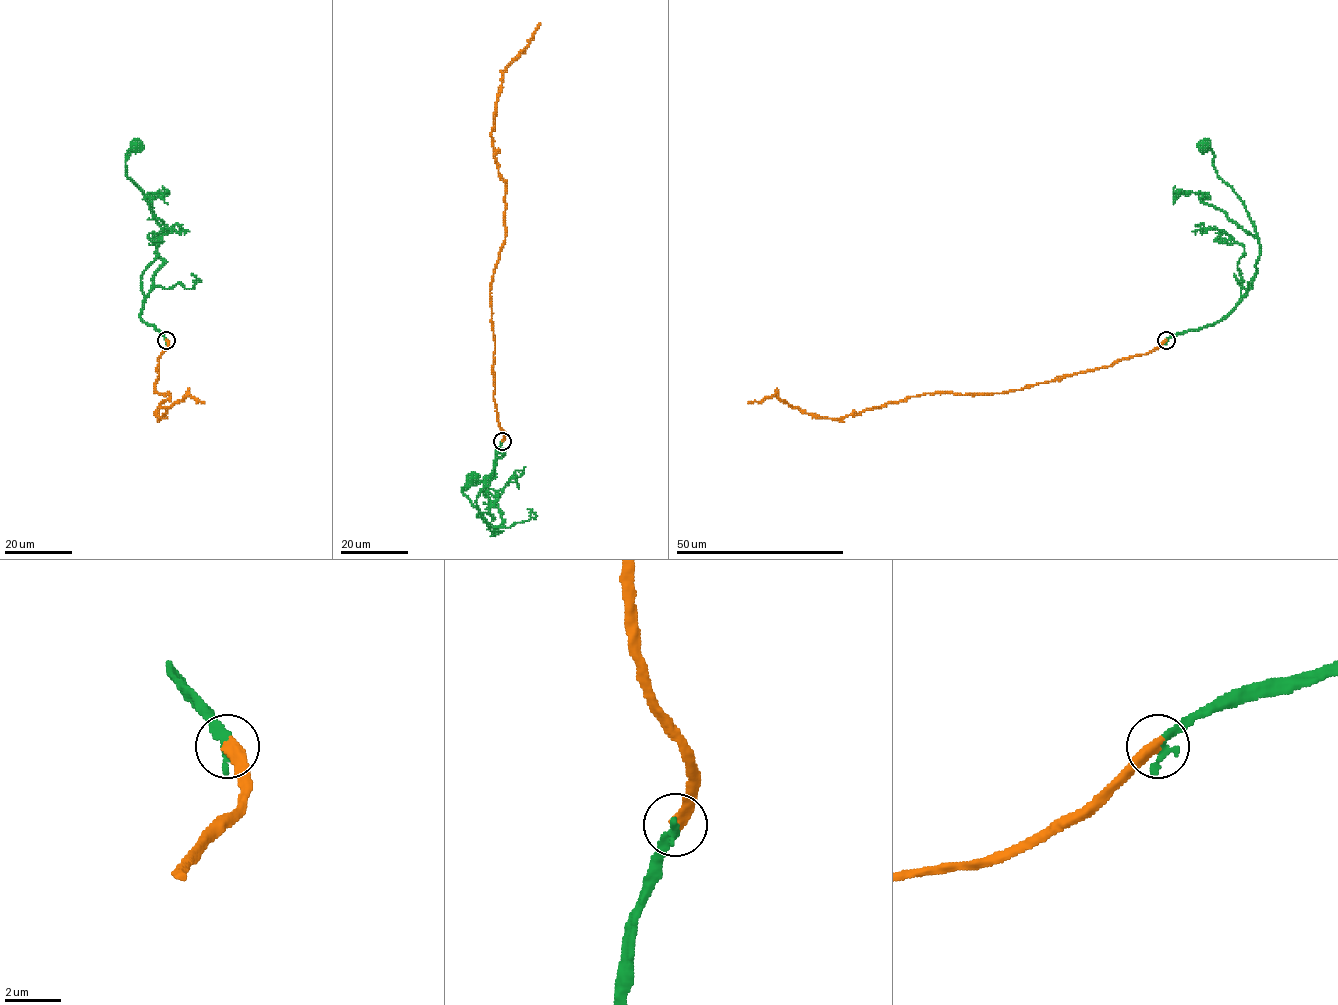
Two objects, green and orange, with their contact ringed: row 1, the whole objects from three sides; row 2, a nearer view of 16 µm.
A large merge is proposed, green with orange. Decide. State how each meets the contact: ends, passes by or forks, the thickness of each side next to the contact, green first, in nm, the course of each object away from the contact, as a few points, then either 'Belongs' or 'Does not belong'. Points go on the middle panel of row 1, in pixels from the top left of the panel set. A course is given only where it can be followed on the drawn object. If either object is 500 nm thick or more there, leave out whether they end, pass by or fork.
At the ring green ends. At the ring orange ends. Thickness 340 nm (green) against 440 nm. Course of green: (502, 441), (490, 482), (477, 499), (478, 513), (499, 532), (493, 535), (498, 531), (461, 492), (474, 478). Course of orange: (502, 441), (494, 399), (490, 285), (505, 239), (505, 183), (494, 157), (492, 128), (505, 70), (540, 23). Belongs

